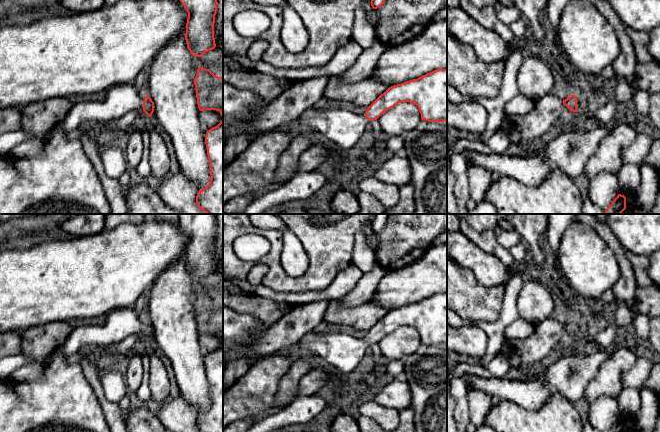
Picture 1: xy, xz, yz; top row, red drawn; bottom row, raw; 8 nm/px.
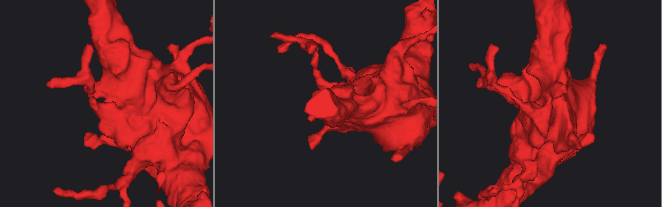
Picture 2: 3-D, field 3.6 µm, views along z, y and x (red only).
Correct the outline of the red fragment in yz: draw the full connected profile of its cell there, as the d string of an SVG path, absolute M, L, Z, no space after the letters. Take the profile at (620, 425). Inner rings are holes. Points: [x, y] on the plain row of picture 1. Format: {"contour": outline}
{"contour": "M618 418L608 432L626 432L626 421Z"}

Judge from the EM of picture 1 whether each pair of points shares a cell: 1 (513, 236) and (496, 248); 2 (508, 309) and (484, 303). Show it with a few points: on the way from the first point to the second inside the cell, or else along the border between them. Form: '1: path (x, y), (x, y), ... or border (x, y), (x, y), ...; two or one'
1: border (496, 236), (496, 239), (509, 250); two
2: border (506, 285), (499, 316), (493, 321), (482, 321); two

